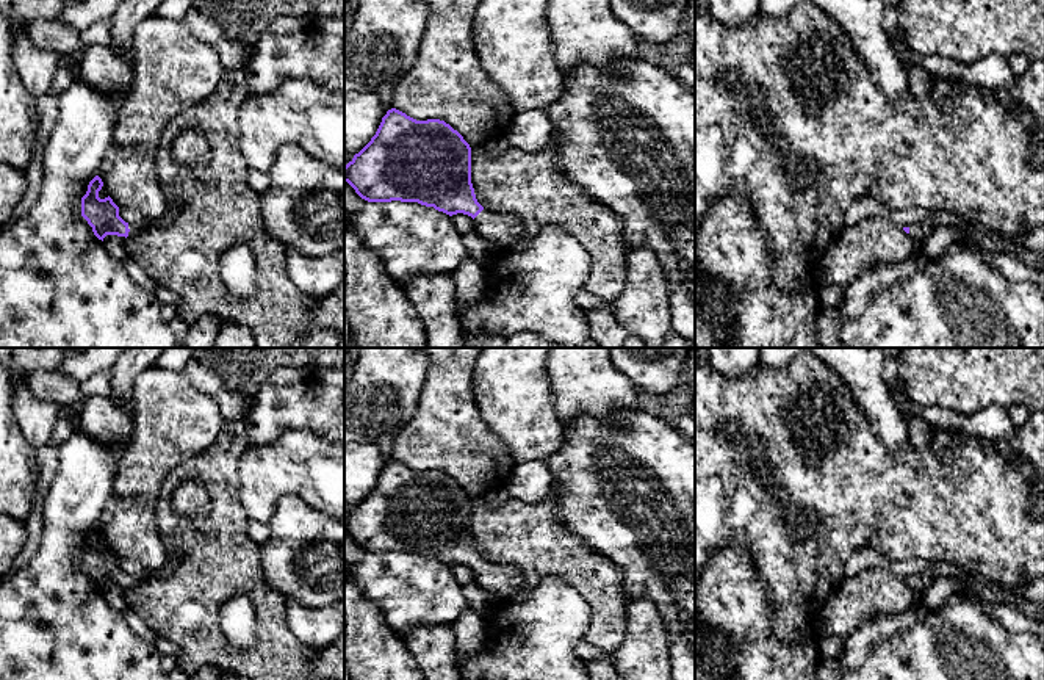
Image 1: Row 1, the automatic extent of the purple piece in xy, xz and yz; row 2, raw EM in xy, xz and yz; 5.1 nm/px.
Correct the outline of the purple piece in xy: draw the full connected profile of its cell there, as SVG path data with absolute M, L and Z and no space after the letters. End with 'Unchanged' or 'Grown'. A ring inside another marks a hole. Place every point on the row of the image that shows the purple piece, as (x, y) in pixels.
M95 175L89 185L86 194L81 197L81 216L92 227L94 235L103 241L106 235L130 237L152 226L169 224L175 215L175 204L167 202L166 212L158 219L146 219L141 226L125 222L119 216L119 207L108 196L99 197L103 182Z. Grown

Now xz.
M391 108L371 141L344 166L344 182L368 202L418 202L449 216L463 213L474 219L476 230L502 249L523 235L518 218L485 210L471 183L471 147L463 136L440 119L416 121Z. Grown

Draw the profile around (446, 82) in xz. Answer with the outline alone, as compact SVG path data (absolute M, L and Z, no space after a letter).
M426 0L429 16L418 58L393 91L393 108L416 121L440 119L457 130L470 147L506 133L515 110L487 75L476 52L473 22L481 0Z

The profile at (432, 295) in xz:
M412 276L404 291L424 323L427 348L465 348L452 276Z

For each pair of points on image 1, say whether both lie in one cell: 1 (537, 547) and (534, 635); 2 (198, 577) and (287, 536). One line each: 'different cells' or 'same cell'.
1: different cells
2: different cells

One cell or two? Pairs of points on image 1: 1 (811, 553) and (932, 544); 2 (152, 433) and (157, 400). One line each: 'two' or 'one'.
1: one
2: one

